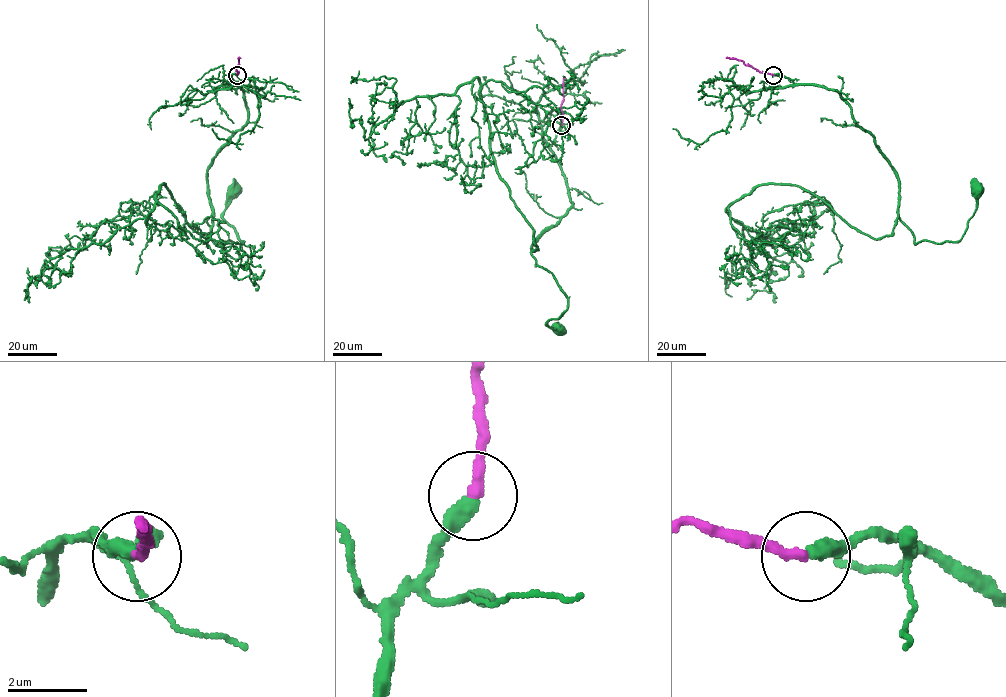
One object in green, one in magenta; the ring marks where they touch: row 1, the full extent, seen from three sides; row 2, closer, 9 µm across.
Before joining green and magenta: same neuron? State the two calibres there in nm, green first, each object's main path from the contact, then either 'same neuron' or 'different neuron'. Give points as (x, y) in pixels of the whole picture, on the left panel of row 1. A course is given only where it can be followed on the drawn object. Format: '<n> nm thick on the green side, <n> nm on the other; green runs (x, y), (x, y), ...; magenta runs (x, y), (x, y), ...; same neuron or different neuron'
420 nm thick on the green side, 280 nm on the other; green runs (237, 75), (225, 84), (243, 92), (247, 122), (207, 171), (214, 243), (243, 241), (223, 217), (233, 191); magenta runs (237, 75), (240, 58); same neuron

